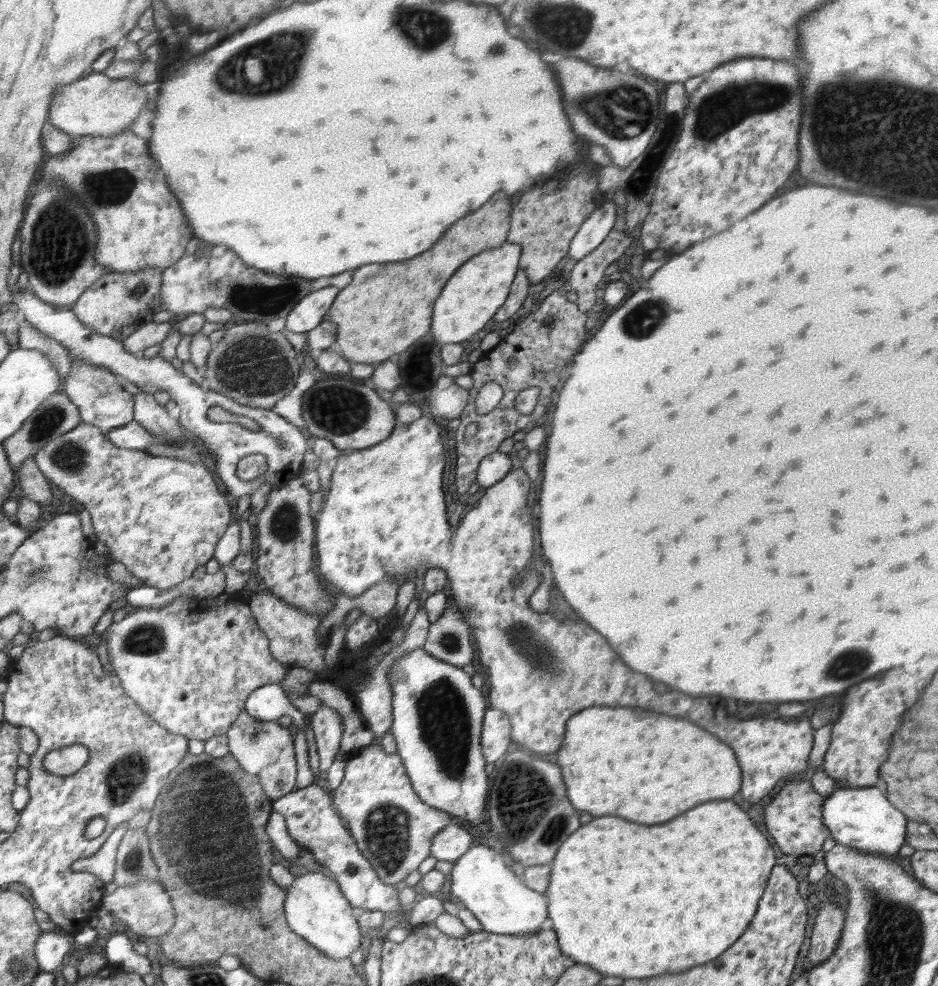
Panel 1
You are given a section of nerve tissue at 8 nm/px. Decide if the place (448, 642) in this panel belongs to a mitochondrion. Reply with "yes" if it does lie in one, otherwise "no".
yes

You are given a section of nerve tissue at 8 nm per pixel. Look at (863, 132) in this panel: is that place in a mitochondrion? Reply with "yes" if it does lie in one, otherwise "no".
yes

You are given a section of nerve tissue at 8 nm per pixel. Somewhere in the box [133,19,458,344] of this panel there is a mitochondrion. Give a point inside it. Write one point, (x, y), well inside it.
(232, 75)

